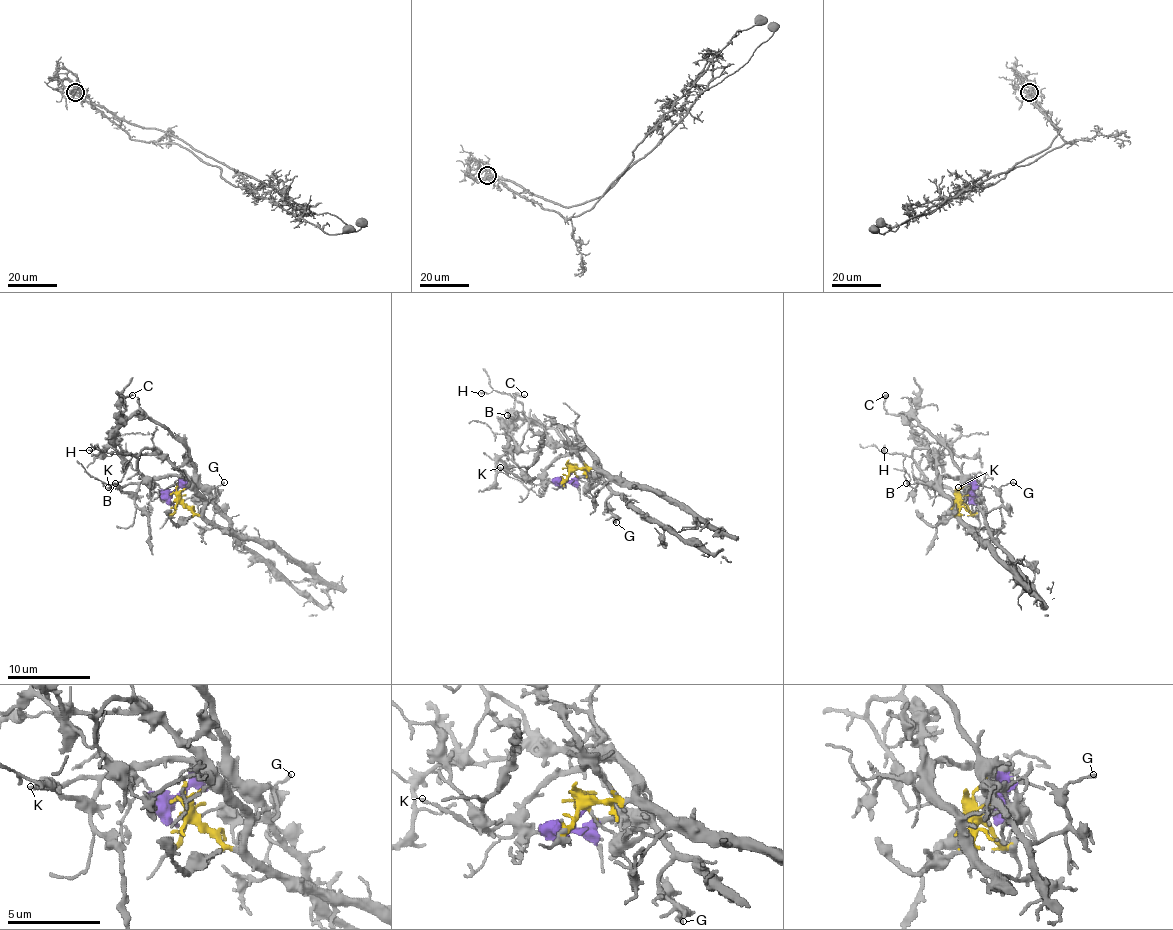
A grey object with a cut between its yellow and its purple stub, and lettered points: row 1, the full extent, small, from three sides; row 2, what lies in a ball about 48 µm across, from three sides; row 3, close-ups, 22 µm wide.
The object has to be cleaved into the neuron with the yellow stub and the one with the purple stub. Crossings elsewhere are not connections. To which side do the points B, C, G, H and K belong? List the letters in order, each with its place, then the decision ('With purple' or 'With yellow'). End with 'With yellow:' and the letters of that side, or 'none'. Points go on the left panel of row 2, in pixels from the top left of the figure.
B: Place: (115, 483). With yellow
C: Place: (132, 395). With purple
G: Place: (224, 482). With purple
H: Place: (89, 450). With yellow
K: Place: (108, 487). With yellow
With yellow: B, H, K

